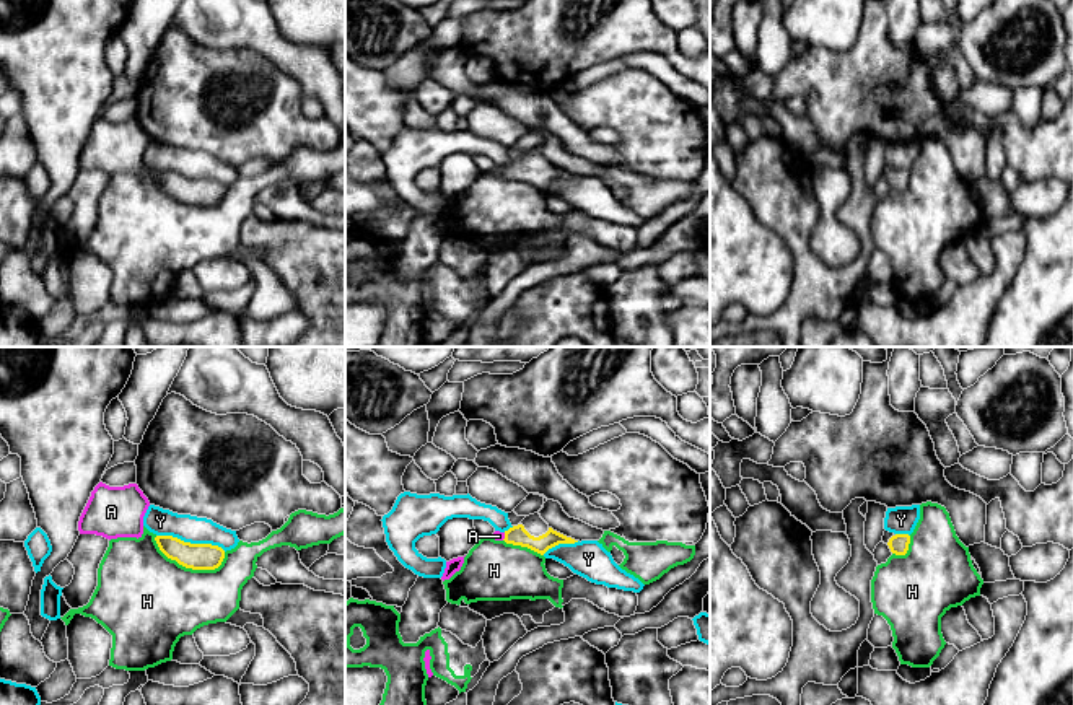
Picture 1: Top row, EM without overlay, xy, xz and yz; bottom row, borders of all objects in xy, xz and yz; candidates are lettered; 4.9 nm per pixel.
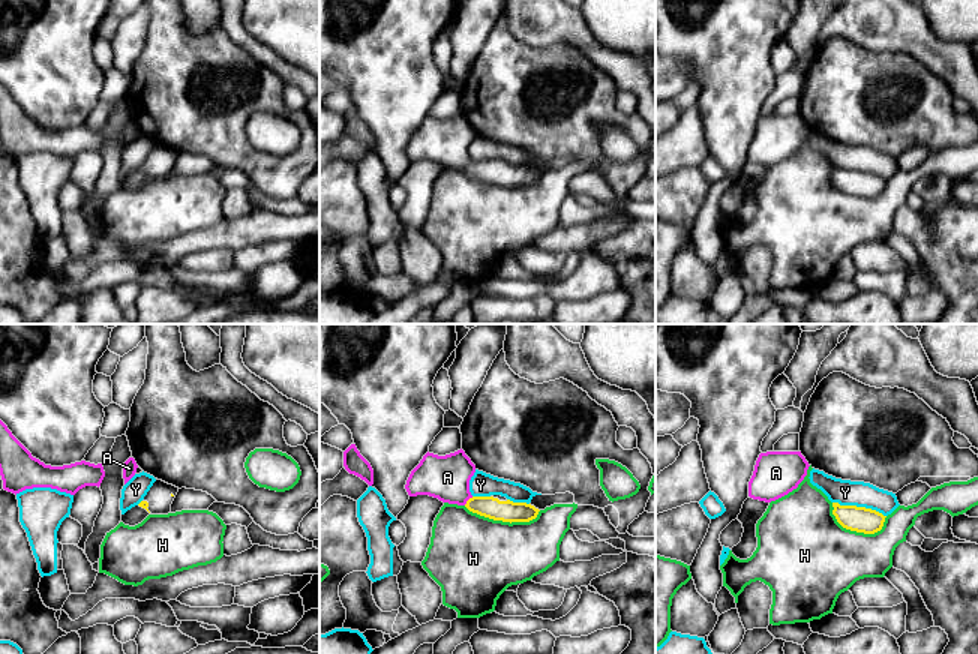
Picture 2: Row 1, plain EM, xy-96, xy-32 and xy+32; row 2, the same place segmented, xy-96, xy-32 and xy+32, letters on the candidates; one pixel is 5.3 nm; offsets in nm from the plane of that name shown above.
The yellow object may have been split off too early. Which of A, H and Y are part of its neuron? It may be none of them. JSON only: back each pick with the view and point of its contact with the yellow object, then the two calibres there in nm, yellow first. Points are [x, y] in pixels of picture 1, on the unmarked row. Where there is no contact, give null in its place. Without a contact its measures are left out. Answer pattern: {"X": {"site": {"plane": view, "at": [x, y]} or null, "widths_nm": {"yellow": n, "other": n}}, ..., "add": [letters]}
{"A": {"site": {"plane": "xz", "at": [505, 171]}, "widths_nm": {"yellow": 100, "other": 50}}, "add": ["A"]}

